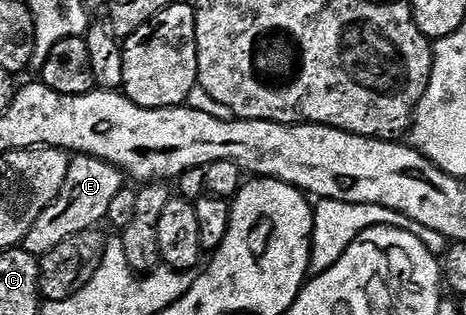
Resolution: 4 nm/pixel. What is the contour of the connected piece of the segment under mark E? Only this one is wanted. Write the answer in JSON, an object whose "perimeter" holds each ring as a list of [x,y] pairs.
{"perimeter":[[[90,154],[74,157],[69,163],[67,180],[63,184],[59,196],[47,207],[43,212],[43,216],[39,216],[39,220],[35,220],[35,224],[31,224],[31,232],[27,232],[23,248],[27,252],[40,256],[51,252],[51,248],[63,244],[63,240],[67,240],[67,236],[75,236],[84,230],[100,227],[102,225],[100,222],[104,223],[107,219],[107,208],[111,208],[111,199],[120,190],[126,189],[126,186],[126,175],[118,166],[112,166],[112,164],[105,162],[101,158],[92,158]]]}

